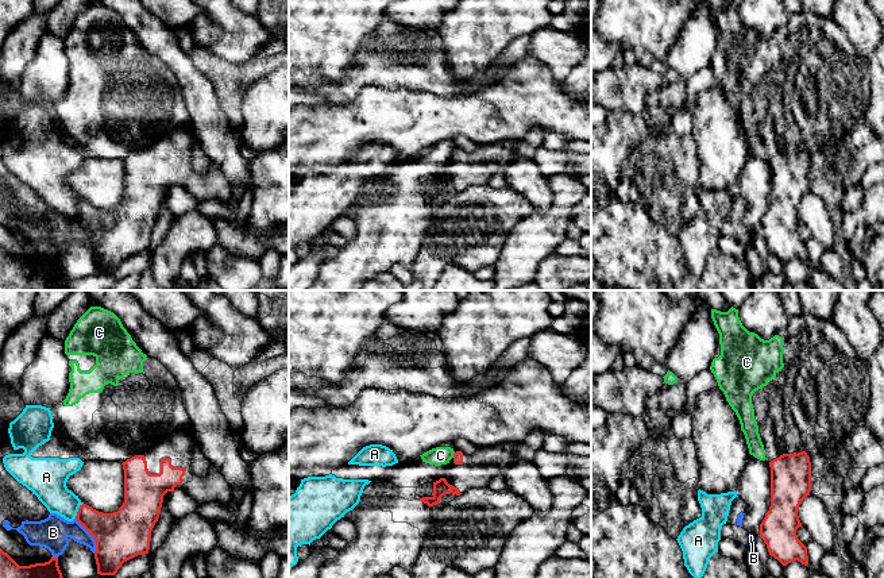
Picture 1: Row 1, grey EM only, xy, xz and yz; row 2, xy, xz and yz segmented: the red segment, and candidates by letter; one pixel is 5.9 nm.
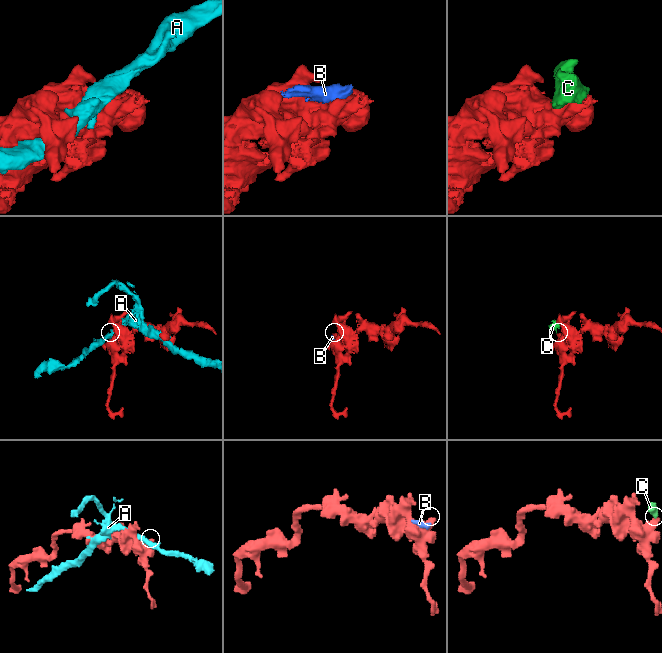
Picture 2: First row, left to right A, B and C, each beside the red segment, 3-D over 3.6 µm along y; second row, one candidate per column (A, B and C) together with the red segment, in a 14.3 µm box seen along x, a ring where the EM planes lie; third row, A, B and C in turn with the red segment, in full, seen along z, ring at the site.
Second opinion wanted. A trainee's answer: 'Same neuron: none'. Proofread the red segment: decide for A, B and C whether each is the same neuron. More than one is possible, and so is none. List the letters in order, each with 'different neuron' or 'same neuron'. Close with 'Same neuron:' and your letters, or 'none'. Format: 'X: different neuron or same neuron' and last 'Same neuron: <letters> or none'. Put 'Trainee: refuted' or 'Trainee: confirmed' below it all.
A: different neuron
B: different neuron
C: different neuron
Same neuron: none
Trainee: confirmed

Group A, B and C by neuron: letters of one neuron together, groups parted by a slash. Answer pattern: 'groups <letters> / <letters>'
groups A / B / C

